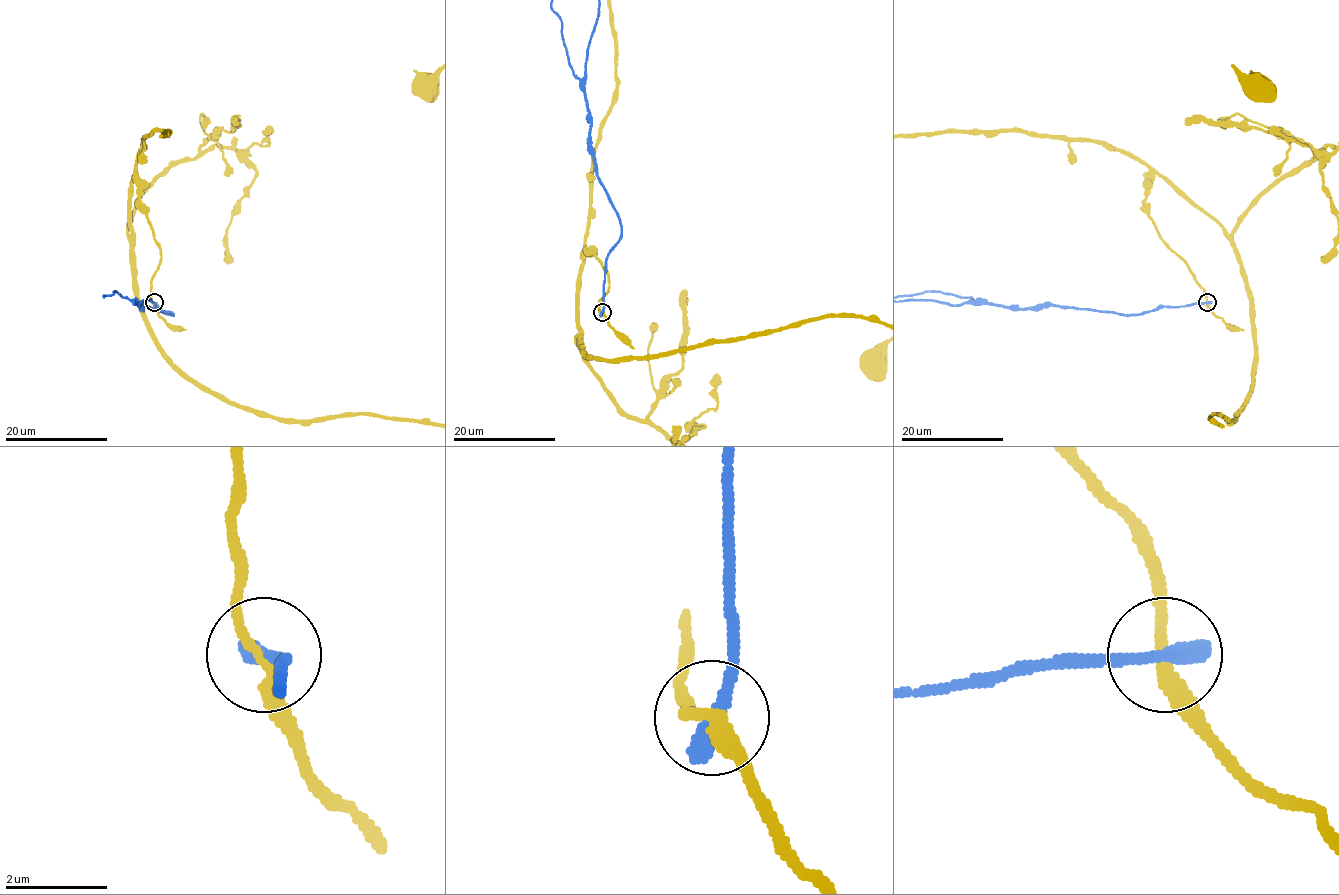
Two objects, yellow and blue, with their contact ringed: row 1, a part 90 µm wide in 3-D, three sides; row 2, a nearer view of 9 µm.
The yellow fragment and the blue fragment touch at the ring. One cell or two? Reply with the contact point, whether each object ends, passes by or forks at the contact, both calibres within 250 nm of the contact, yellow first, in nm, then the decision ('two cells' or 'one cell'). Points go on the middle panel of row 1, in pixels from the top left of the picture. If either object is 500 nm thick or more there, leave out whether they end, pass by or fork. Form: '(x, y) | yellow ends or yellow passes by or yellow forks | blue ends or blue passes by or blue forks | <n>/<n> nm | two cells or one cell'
(602, 312) | yellow passes by | blue ends | 240/440 nm | two cells

